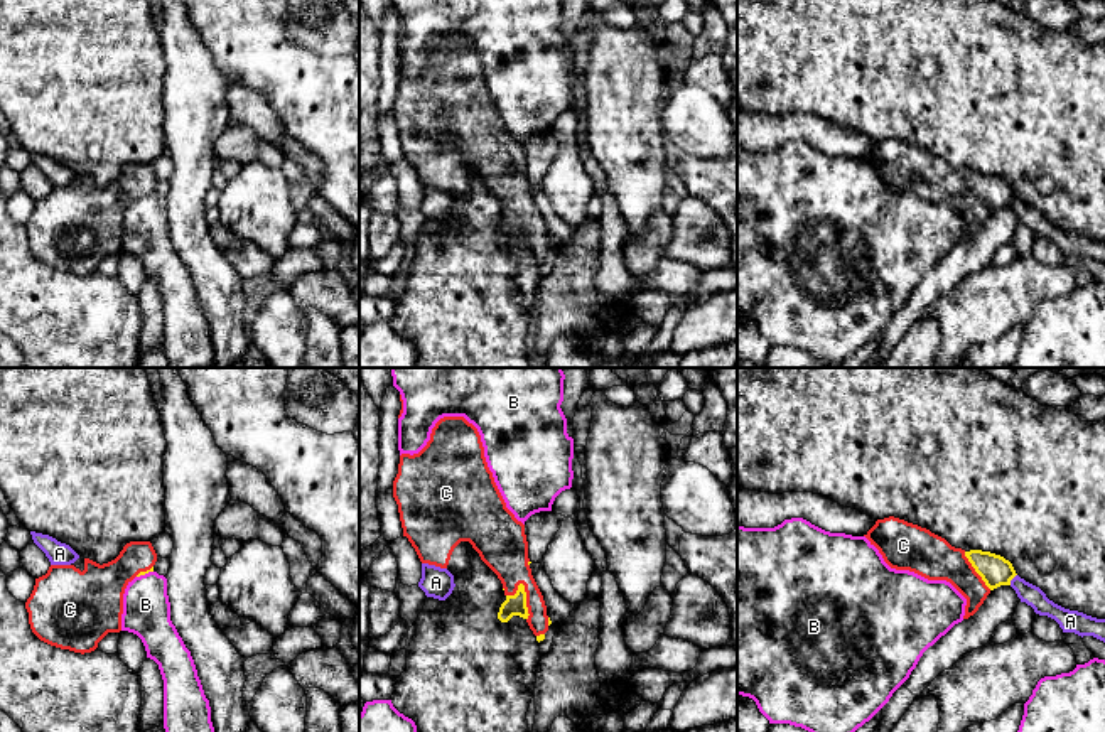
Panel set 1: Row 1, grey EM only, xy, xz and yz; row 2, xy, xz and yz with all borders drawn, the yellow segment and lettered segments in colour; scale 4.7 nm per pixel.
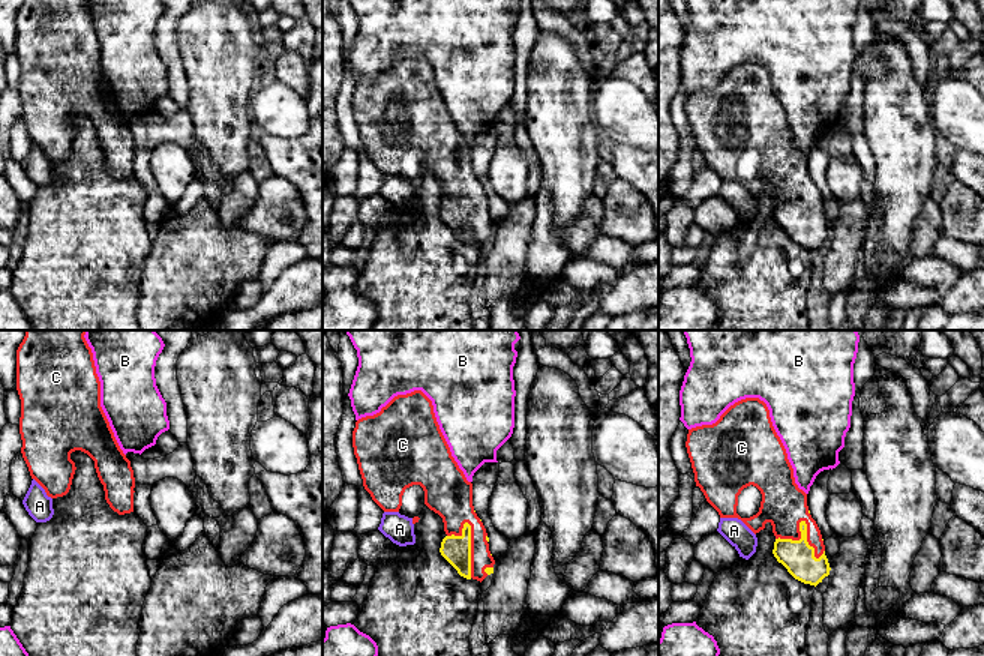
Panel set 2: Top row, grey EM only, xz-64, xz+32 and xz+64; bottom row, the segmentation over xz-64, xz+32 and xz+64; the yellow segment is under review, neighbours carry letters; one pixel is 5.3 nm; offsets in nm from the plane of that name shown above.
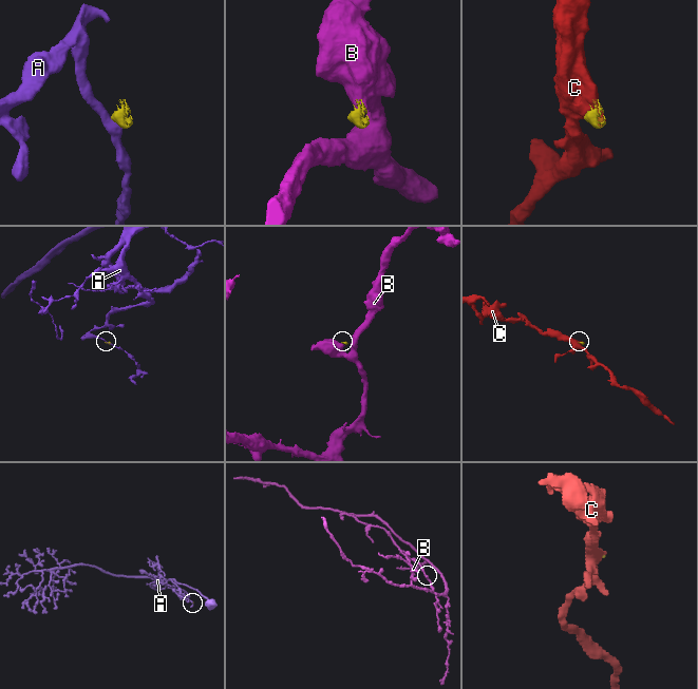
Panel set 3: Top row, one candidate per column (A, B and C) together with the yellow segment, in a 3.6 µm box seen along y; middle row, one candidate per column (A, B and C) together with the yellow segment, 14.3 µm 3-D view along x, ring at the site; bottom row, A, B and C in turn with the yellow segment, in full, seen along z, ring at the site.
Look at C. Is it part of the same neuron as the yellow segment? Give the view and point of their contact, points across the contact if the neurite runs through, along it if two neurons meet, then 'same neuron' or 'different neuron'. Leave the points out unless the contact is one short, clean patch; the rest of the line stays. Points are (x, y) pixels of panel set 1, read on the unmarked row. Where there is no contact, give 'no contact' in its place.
meets yellow in xz at (525, 223); same neuron

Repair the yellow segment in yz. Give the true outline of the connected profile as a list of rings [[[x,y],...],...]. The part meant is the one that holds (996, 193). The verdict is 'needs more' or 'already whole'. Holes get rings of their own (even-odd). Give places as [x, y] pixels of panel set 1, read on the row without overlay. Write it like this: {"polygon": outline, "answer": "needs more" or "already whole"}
{"polygon": [[[894,138],[877,142],[864,159],[891,191],[950,204],[967,221],[963,241],[973,238],[994,211],[1011,207],[1017,197],[1000,177],[955,170],[930,152]]], "answer": "needs more"}

